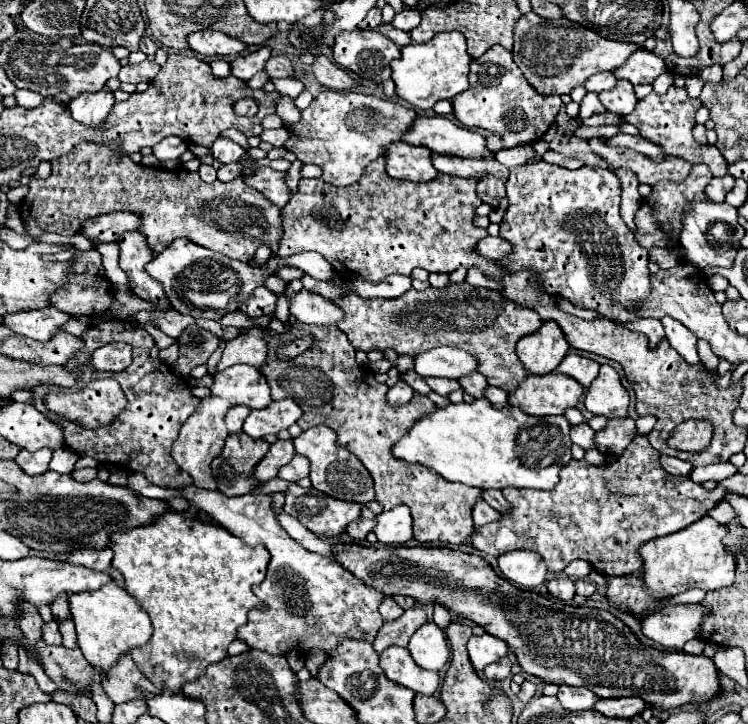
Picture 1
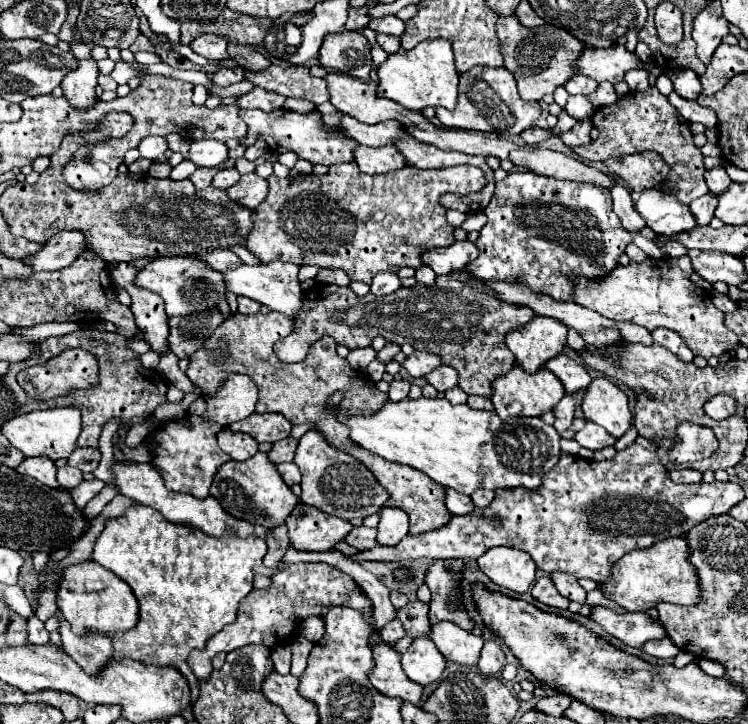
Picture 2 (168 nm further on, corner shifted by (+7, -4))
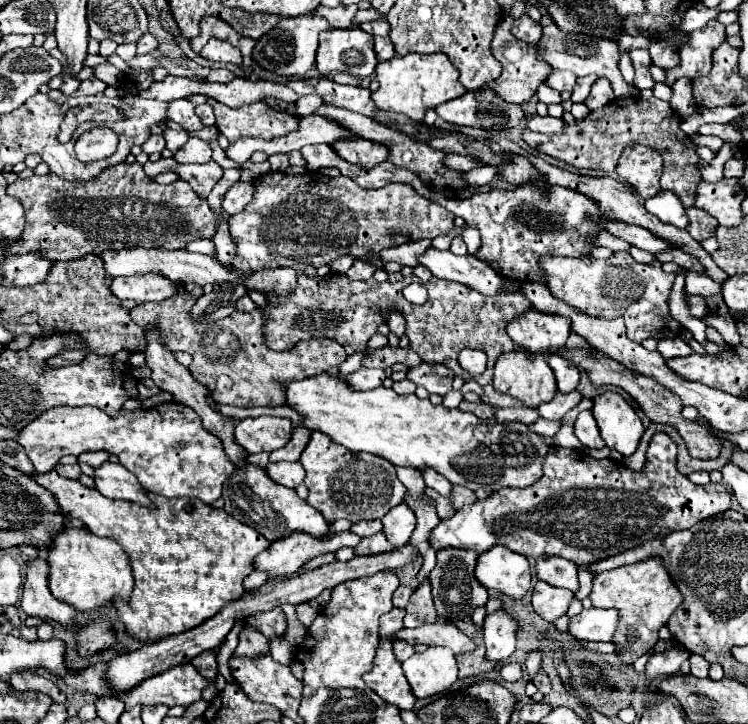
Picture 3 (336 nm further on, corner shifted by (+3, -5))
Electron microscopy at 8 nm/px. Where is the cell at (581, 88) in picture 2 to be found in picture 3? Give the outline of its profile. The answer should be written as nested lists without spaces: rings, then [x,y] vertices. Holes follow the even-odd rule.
[[[553,70],[553,74],[549,74],[549,78],[547,78],[545,84],[551,86],[551,88],[555,88],[555,90],[559,90],[559,92],[563,92],[563,90],[571,92],[575,88],[575,84],[577,84],[577,76],[573,72]]]

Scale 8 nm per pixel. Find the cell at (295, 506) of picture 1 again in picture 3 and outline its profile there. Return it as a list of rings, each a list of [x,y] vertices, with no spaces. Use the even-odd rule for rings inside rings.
[[[295,530],[287,538],[275,540],[269,550],[255,558],[255,568],[269,572],[269,576],[291,576],[299,566],[315,556],[335,552],[343,546],[357,546],[361,538],[355,532],[337,532],[315,538],[303,530]]]

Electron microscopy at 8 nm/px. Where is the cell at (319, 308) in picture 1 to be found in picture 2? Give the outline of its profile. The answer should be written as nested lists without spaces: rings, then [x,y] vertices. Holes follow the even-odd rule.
[[[271,261],[271,263],[259,263],[259,265],[241,265],[237,269],[231,271],[221,271],[225,277],[225,285],[231,293],[235,295],[243,295],[249,299],[255,299],[257,303],[269,307],[271,311],[279,311],[283,315],[297,315],[303,307],[303,293],[297,281],[297,273],[299,267],[291,265],[291,263],[283,263],[283,261]]]

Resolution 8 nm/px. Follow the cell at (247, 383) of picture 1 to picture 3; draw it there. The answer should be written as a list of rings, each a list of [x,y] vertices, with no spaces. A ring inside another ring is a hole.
[[[169,402],[149,410],[135,410],[135,412],[121,410],[115,418],[107,416],[103,410],[97,410],[93,406],[79,406],[79,408],[57,406],[45,410],[39,418],[29,422],[17,436],[17,442],[25,448],[37,472],[51,470],[65,454],[79,456],[81,452],[107,450],[109,454],[117,454],[119,462],[127,470],[131,470],[139,478],[141,486],[145,486],[149,492],[161,494],[165,498],[183,498],[183,496],[199,498],[205,504],[213,504],[221,496],[225,478],[235,470],[235,464],[225,456],[221,440],[203,428],[201,420],[189,406],[183,406],[179,402]]]

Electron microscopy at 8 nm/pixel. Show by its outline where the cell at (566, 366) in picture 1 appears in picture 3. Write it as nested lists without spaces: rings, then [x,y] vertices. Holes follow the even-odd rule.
[[[551,354],[549,356],[549,366],[555,372],[555,380],[557,380],[559,392],[577,390],[579,378],[581,378],[581,370],[573,362],[569,362],[567,358],[561,358],[559,354]]]

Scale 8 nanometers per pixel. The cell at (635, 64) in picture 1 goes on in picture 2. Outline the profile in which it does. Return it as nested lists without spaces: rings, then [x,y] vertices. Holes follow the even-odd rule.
[[[585,45],[579,61],[573,65],[577,65],[577,73],[591,77],[599,83],[601,81],[619,83],[623,81],[625,71],[639,67],[639,57],[635,53],[629,53],[621,45],[609,49],[597,49]]]

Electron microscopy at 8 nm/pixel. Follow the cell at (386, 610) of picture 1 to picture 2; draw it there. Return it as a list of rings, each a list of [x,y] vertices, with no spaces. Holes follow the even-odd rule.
[[[393,619],[391,623],[387,623],[385,627],[383,627],[383,631],[381,631],[381,639],[385,641],[385,643],[397,643],[399,639],[403,639],[407,633],[405,633],[405,629],[403,629],[403,625],[401,625],[401,621],[399,619]]]

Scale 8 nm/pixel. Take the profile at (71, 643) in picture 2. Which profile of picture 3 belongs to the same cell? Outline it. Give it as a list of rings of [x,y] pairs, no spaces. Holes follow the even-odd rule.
[[[37,558],[29,562],[25,570],[21,610],[29,616],[41,614],[43,618],[59,622],[67,632],[75,632],[79,628],[79,624],[75,622],[75,610],[69,604],[63,604],[57,598],[53,598],[47,574],[49,566],[45,560]]]

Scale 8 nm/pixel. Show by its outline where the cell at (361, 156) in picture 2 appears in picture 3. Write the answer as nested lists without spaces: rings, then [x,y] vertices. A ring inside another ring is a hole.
[[[363,138],[341,140],[341,142],[333,144],[333,148],[347,162],[357,164],[357,166],[367,168],[367,170],[375,168],[377,164],[381,164],[381,162],[385,162],[389,158],[389,148],[385,144],[369,142],[369,140],[363,140]]]

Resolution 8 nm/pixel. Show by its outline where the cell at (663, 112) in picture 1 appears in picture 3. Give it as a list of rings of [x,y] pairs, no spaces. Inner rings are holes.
[[[617,98],[609,102],[607,106],[589,112],[585,120],[577,120],[575,126],[567,126],[567,130],[561,136],[545,136],[539,132],[523,130],[523,140],[559,160],[565,160],[577,168],[597,168],[605,172],[613,172],[617,166],[617,160],[621,152],[627,146],[633,144],[645,144],[663,156],[663,176],[661,176],[661,188],[671,190],[679,196],[681,204],[685,208],[695,204],[697,198],[697,186],[703,180],[699,172],[699,154],[695,150],[695,144],[691,144],[689,136],[679,128],[681,116],[675,114],[669,106],[669,102],[651,98]]]

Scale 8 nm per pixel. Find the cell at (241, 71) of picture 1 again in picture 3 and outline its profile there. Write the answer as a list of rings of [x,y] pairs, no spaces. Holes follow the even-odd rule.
[[[219,68],[219,70],[211,70],[207,76],[207,82],[231,82],[235,80],[235,72],[227,70],[227,68]]]

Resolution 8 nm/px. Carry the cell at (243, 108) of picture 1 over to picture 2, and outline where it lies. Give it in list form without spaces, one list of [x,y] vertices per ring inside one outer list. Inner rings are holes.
[[[243,109],[241,111],[241,119],[247,125],[247,135],[243,139],[239,139],[239,145],[249,147],[253,145],[259,137],[267,141],[267,147],[275,153],[285,153],[285,151],[295,151],[301,159],[311,161],[313,165],[321,163],[321,165],[335,165],[335,163],[349,163],[353,161],[353,149],[357,147],[355,141],[351,141],[349,137],[345,137],[339,131],[327,131],[321,123],[319,111],[311,111],[307,115],[299,115],[293,111],[273,111],[273,113],[265,113],[259,109]]]

